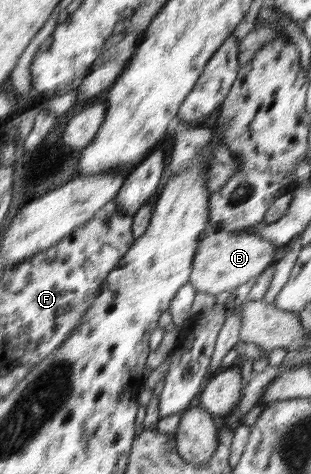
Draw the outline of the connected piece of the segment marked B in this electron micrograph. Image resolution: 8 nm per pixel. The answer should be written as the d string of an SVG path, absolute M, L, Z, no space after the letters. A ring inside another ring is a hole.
M208 223L200 236L202 240L196 250L189 278L189 284L192 284L197 292L201 291L215 296L236 289L248 283L250 278L258 278L266 268L275 263L274 256L278 247L260 235L226 232Z

